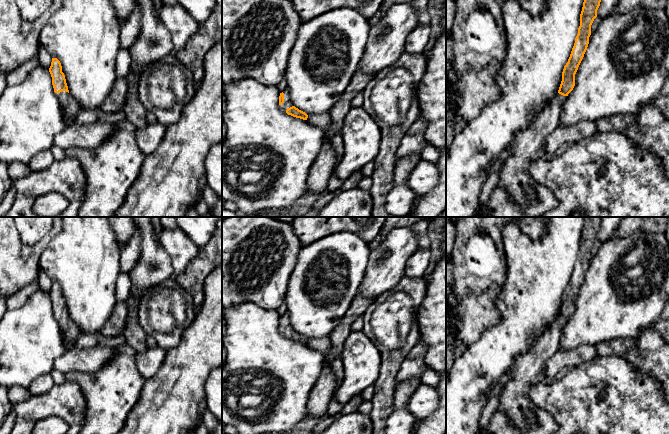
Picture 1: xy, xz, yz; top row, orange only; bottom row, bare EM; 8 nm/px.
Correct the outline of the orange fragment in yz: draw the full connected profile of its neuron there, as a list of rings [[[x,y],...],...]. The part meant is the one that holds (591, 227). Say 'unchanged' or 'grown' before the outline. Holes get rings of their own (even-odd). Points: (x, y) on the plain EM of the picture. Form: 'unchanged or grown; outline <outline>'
grown; outline [[[584,217],[584,226],[580,238],[580,250],[575,267],[572,272],[568,286],[562,296],[562,305],[558,316],[552,323],[536,338],[531,349],[519,356],[511,370],[512,379],[504,384],[500,394],[500,404],[498,411],[508,416],[512,424],[517,427],[522,434],[553,434],[559,428],[554,418],[545,410],[538,408],[530,399],[530,388],[536,384],[543,383],[546,379],[546,363],[548,359],[559,349],[560,338],[568,318],[575,310],[575,298],[584,281],[591,259],[591,249],[597,241],[597,234],[600,230],[602,217]]]

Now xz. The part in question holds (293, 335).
grown; outline [[[285,314],[282,317],[280,317],[279,330],[280,330],[281,334],[283,336],[286,336],[288,339],[291,339],[293,341],[300,342],[303,344],[307,344],[307,342],[308,342],[308,339],[305,336],[299,334],[298,332],[296,332],[293,329],[292,325],[290,323],[288,314]]]

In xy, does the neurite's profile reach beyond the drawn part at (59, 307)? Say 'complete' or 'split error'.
split error

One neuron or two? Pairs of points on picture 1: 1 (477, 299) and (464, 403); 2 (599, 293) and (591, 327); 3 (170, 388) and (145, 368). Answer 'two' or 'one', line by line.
1: two
2: one
3: two

